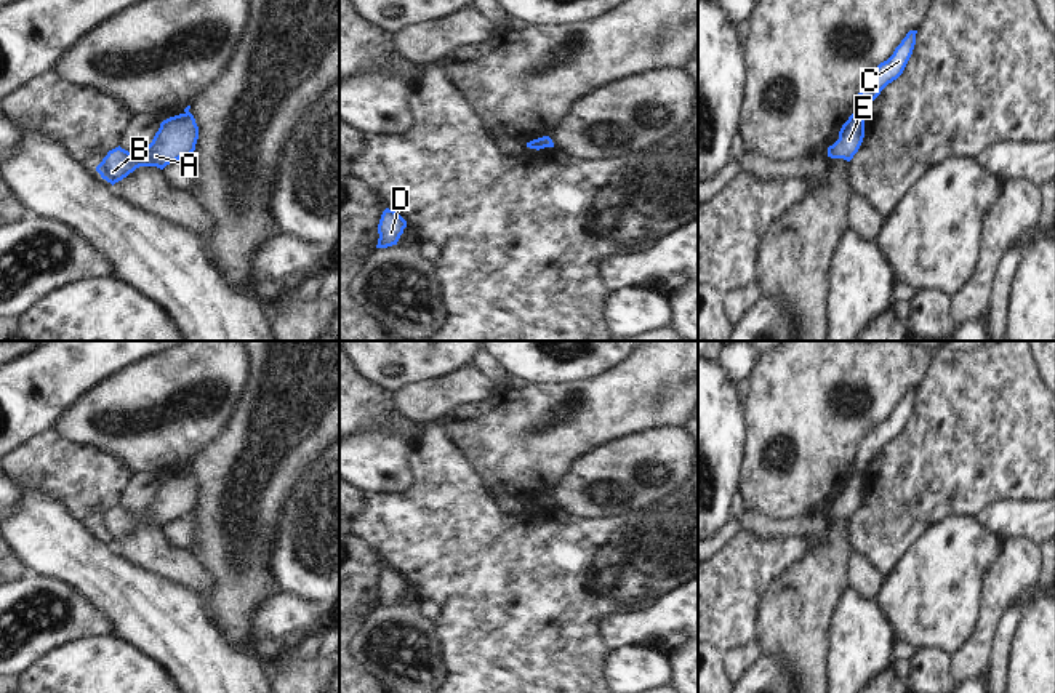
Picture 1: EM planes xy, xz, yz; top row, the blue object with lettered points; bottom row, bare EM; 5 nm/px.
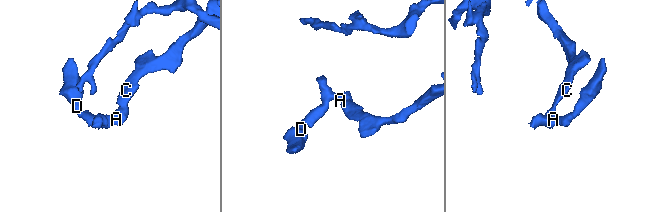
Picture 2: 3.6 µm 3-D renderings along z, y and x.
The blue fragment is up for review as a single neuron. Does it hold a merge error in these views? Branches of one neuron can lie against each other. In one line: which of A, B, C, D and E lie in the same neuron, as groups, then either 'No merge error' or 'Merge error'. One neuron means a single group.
Groups: A B D E / C. Merge error

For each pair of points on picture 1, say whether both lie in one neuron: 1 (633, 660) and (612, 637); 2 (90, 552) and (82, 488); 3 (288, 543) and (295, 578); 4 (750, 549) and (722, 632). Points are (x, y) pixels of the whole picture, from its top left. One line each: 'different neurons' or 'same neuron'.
1: different neurons
2: different neurons
3: same neuron
4: same neuron

